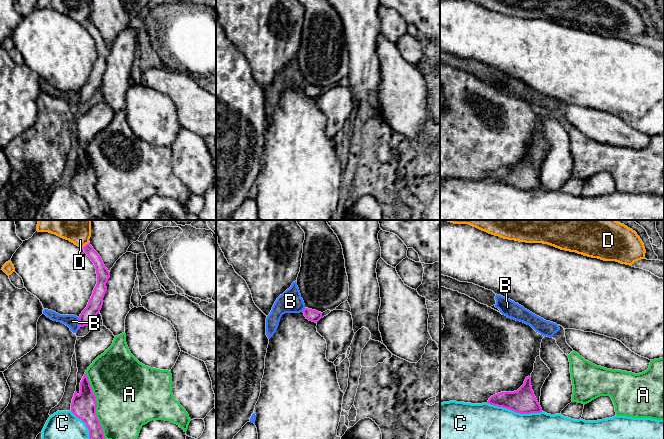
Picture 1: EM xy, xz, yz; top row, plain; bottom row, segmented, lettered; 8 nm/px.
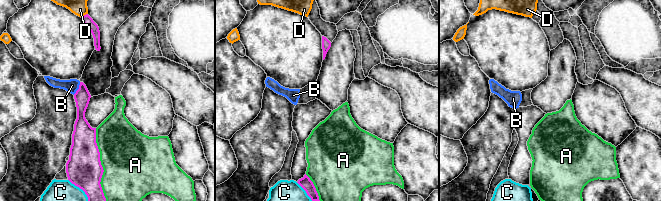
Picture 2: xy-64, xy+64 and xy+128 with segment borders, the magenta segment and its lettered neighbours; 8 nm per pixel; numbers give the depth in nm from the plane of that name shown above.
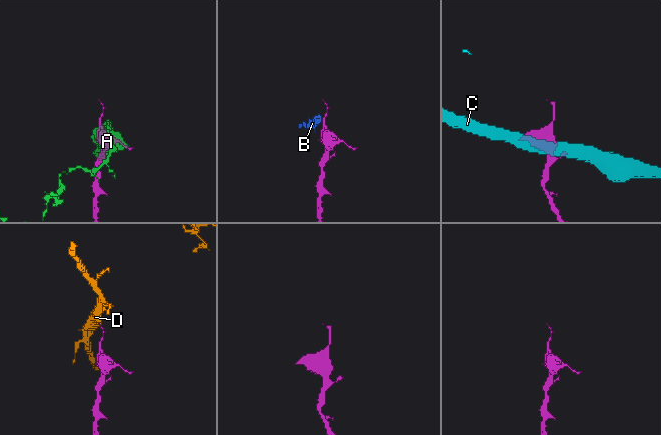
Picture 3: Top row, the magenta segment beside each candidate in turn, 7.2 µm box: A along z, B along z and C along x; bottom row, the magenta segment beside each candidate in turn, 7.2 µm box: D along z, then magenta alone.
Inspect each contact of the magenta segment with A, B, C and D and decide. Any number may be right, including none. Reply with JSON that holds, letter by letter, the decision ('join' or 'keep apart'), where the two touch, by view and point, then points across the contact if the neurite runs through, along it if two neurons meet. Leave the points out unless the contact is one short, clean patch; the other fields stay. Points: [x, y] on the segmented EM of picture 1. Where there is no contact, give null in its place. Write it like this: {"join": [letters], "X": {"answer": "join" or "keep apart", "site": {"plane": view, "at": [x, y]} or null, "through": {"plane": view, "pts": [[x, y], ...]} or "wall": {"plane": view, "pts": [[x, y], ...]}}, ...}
{"join": [], "A": {"answer": "keep apart", "site": {"plane": "xy", "at": [96, 406]}}, "B": {"answer": "keep apart", "site": {"plane": "xy", "at": [79, 323]}, "wall": {"plane": "xy", "pts": [[79, 317], [79, 327], [77, 329]]}}, "C": {"answer": "keep apart", "site": {"plane": "yz", "at": [515, 411]}}, "D": {"answer": "keep apart", "site": {"plane": "xy", "at": [85, 245]}, "wall": {"plane": "xy", "pts": [[88, 242], [82, 248]]}}}

